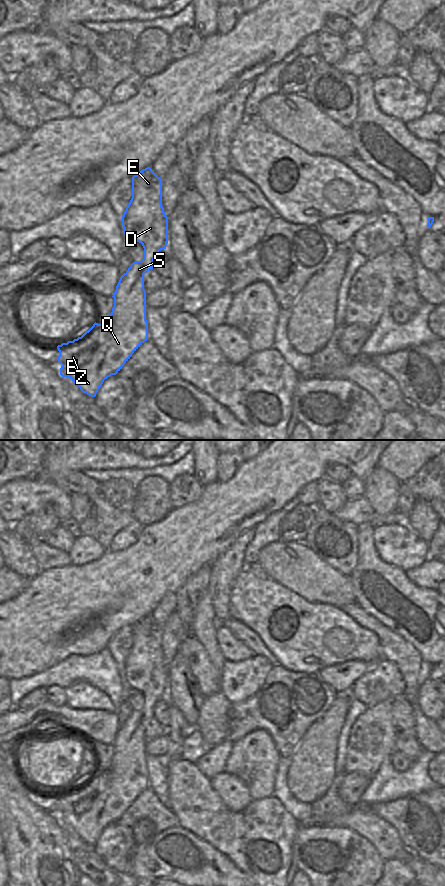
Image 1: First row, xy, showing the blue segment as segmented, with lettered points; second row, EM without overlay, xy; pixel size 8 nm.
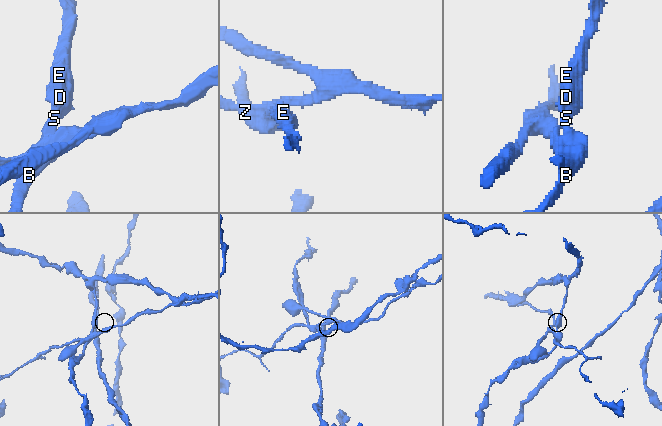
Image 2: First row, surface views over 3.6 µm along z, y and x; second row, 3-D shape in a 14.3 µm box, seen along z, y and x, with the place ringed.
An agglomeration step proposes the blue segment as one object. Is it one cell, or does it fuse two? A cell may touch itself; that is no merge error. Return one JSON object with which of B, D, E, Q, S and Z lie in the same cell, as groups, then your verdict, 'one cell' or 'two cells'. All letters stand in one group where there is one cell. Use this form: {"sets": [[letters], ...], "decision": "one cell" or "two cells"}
{"sets": [["B", "D", "E", "Q", "S"], ["Z"]], "decision": "two cells"}

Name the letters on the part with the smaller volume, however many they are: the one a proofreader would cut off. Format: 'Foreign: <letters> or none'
Foreign: Z

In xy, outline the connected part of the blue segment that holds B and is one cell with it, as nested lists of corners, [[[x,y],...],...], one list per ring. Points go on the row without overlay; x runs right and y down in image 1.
[[[150,615],[132,625],[132,646],[121,667],[125,684],[142,692],[144,706],[133,710],[116,734],[112,744],[114,754],[108,770],[110,786],[90,802],[88,810],[83,815],[60,816],[62,825],[69,825],[83,841],[91,845],[95,845],[104,828],[116,823],[132,802],[148,788],[144,722],[153,717],[156,702],[166,697],[168,692],[168,665],[162,654],[162,627]]]

